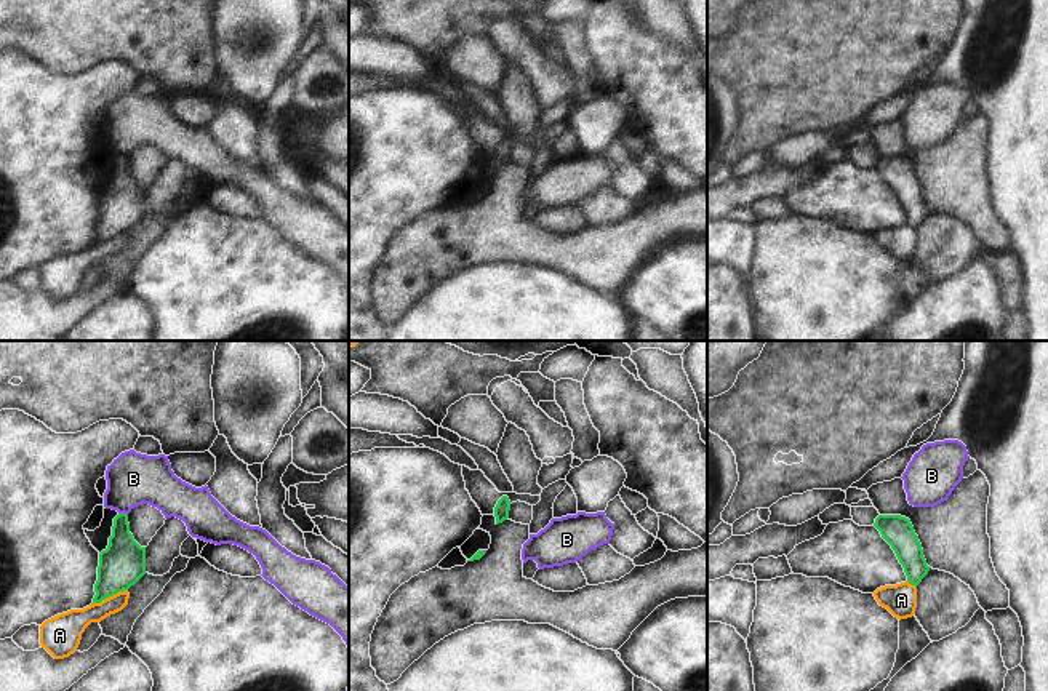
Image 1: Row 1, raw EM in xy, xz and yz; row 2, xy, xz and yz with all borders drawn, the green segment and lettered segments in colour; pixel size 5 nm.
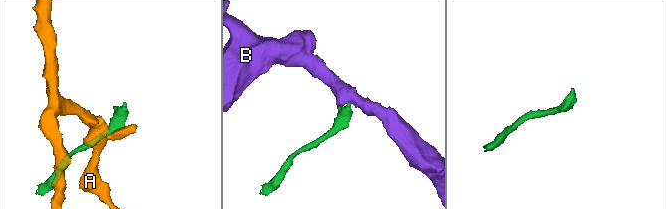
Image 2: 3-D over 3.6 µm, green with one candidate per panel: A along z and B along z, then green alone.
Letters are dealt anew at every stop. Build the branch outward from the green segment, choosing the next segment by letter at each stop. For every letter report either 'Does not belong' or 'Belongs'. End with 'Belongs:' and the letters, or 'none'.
A: Does not belong
B: Does not belong
Belongs: none.

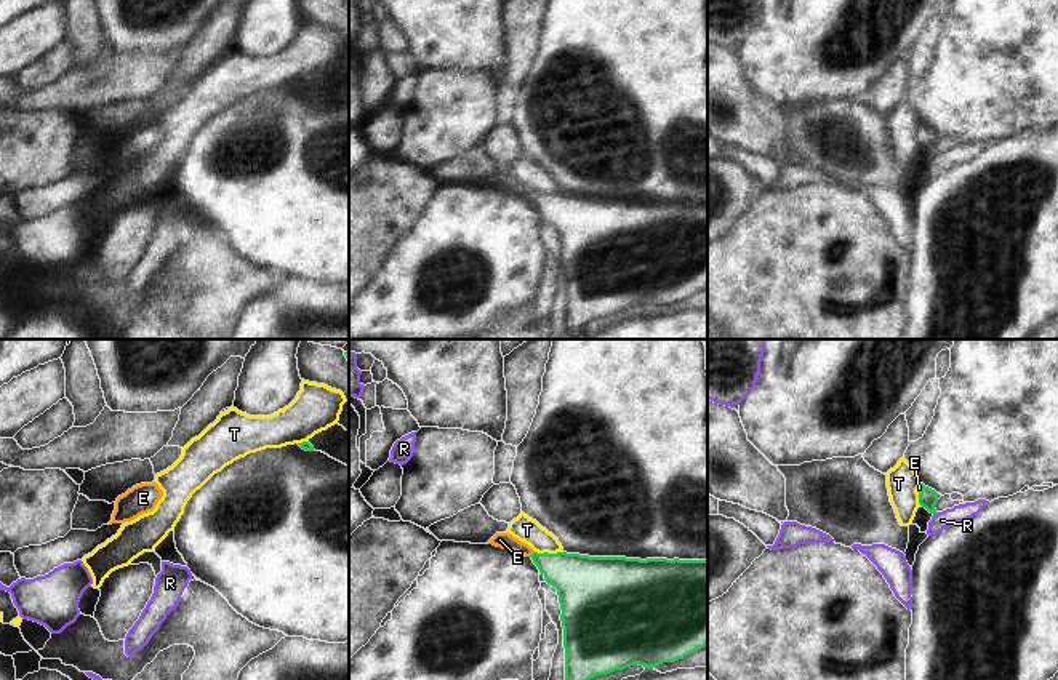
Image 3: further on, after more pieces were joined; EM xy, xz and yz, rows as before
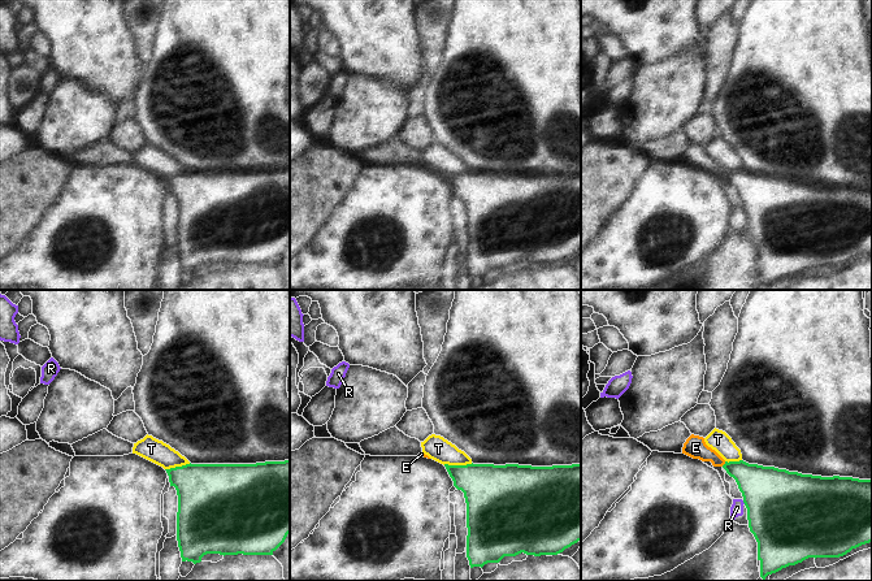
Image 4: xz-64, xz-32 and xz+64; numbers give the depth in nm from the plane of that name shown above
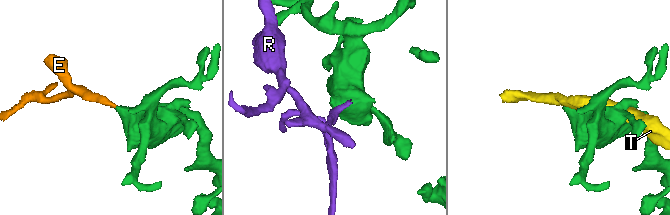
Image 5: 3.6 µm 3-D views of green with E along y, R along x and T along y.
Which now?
E: Belongs
R: Does not belong
T: Does not belong
Belongs: E.

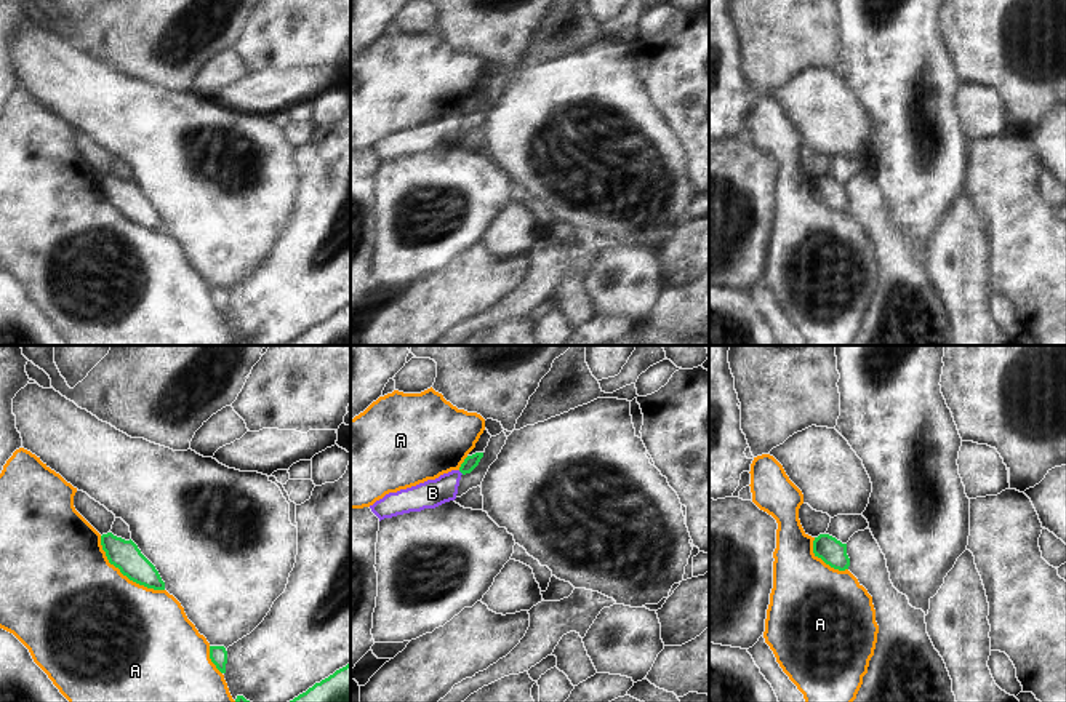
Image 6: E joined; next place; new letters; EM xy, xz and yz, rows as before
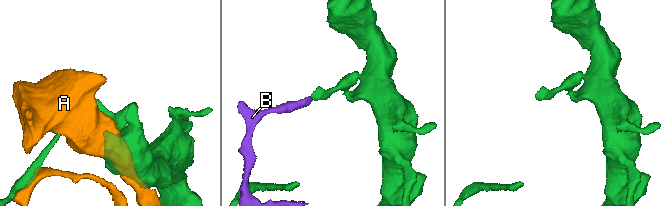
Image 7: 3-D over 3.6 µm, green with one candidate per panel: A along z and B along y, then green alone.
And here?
A: Does not belong
B: Does not belong
Belongs: none.

